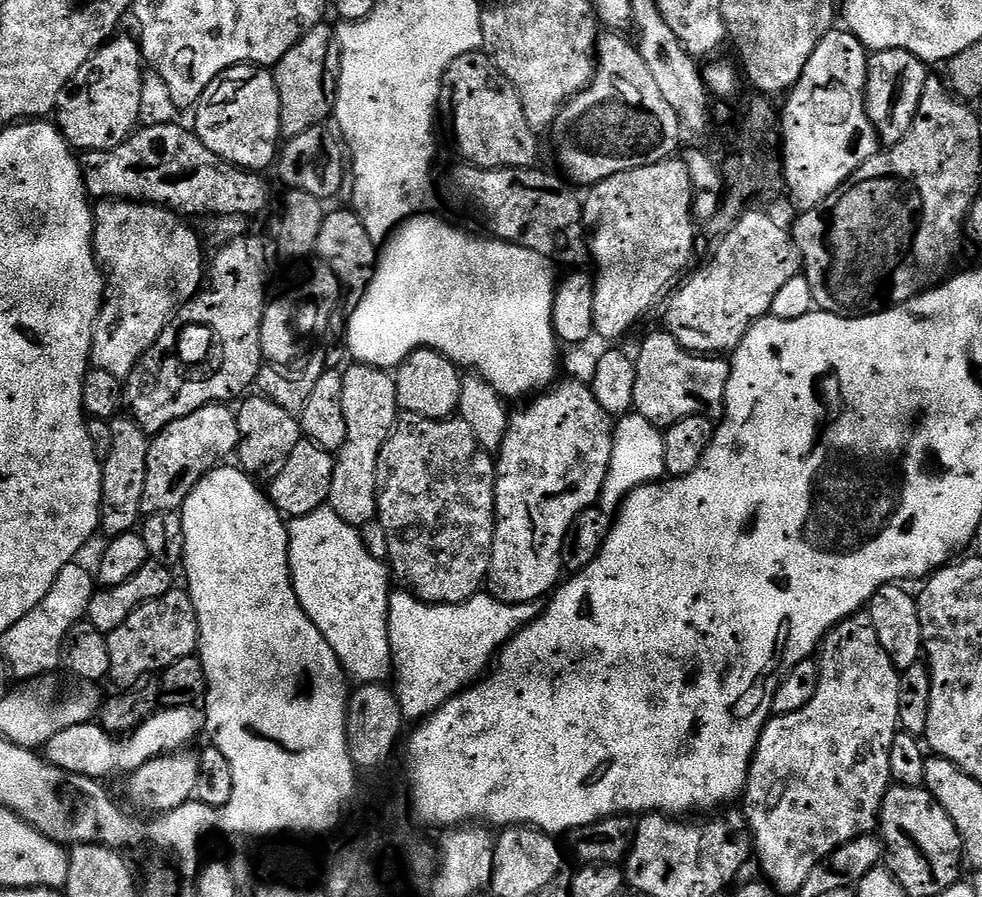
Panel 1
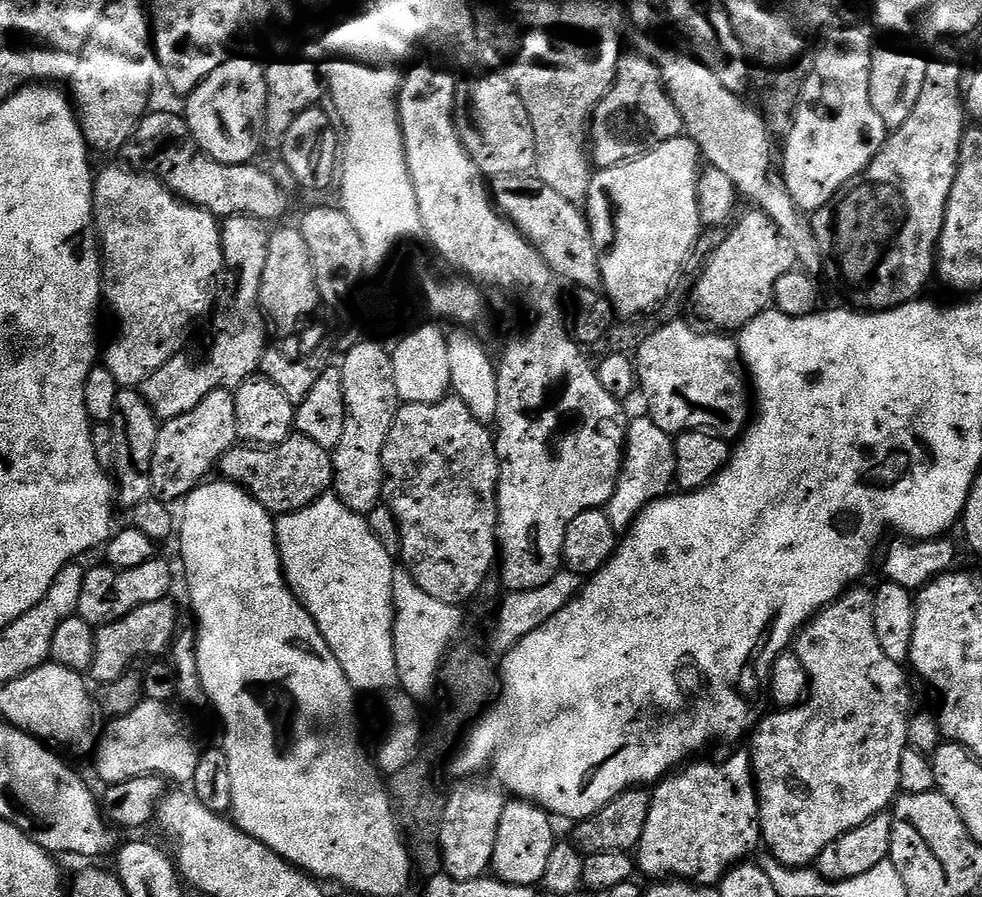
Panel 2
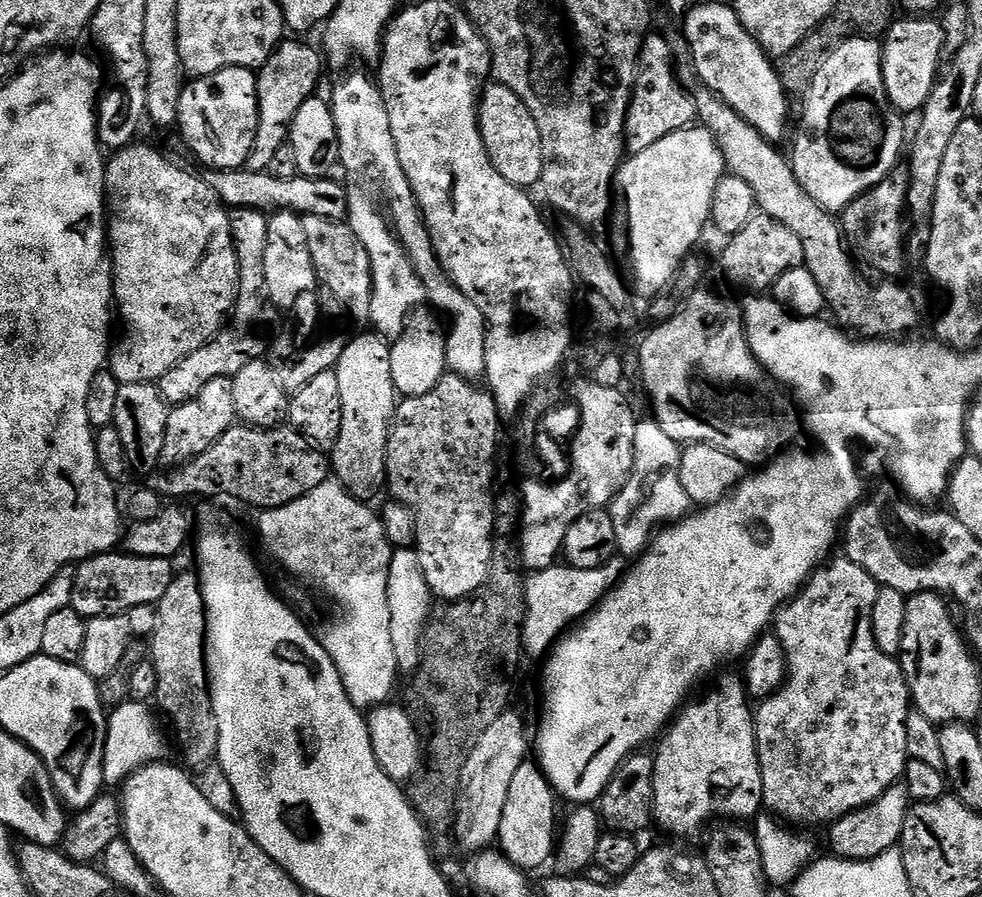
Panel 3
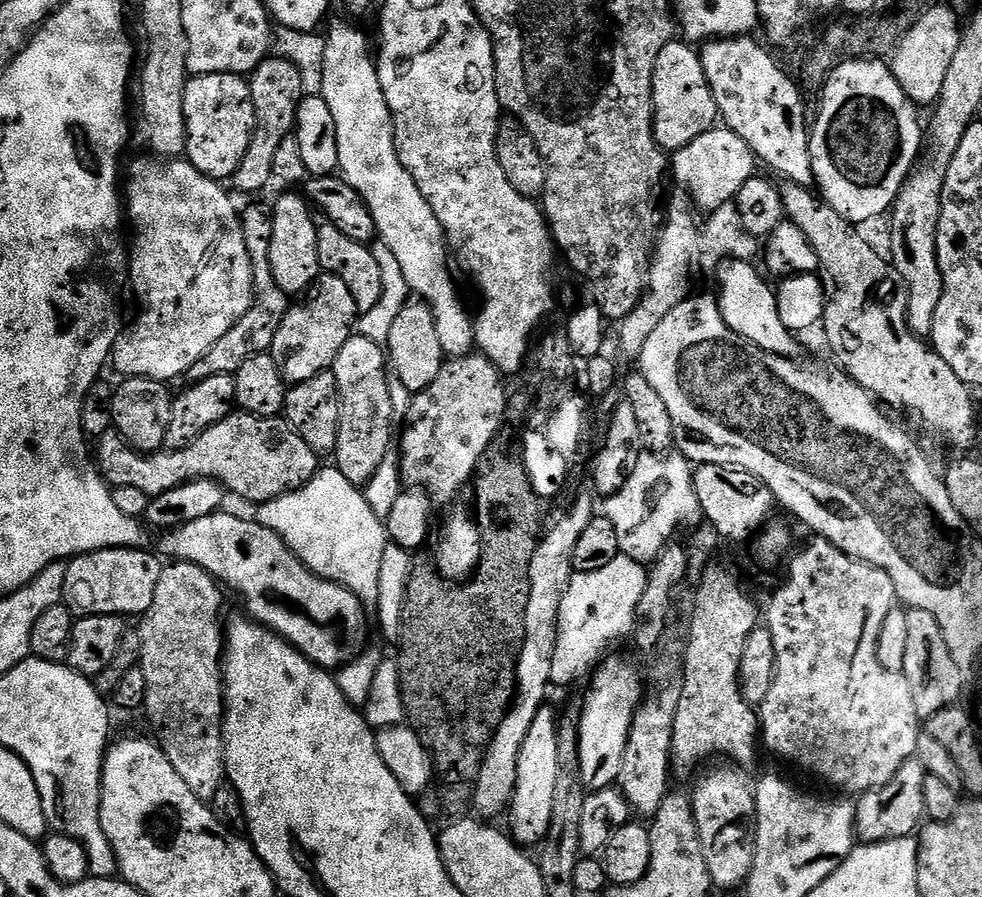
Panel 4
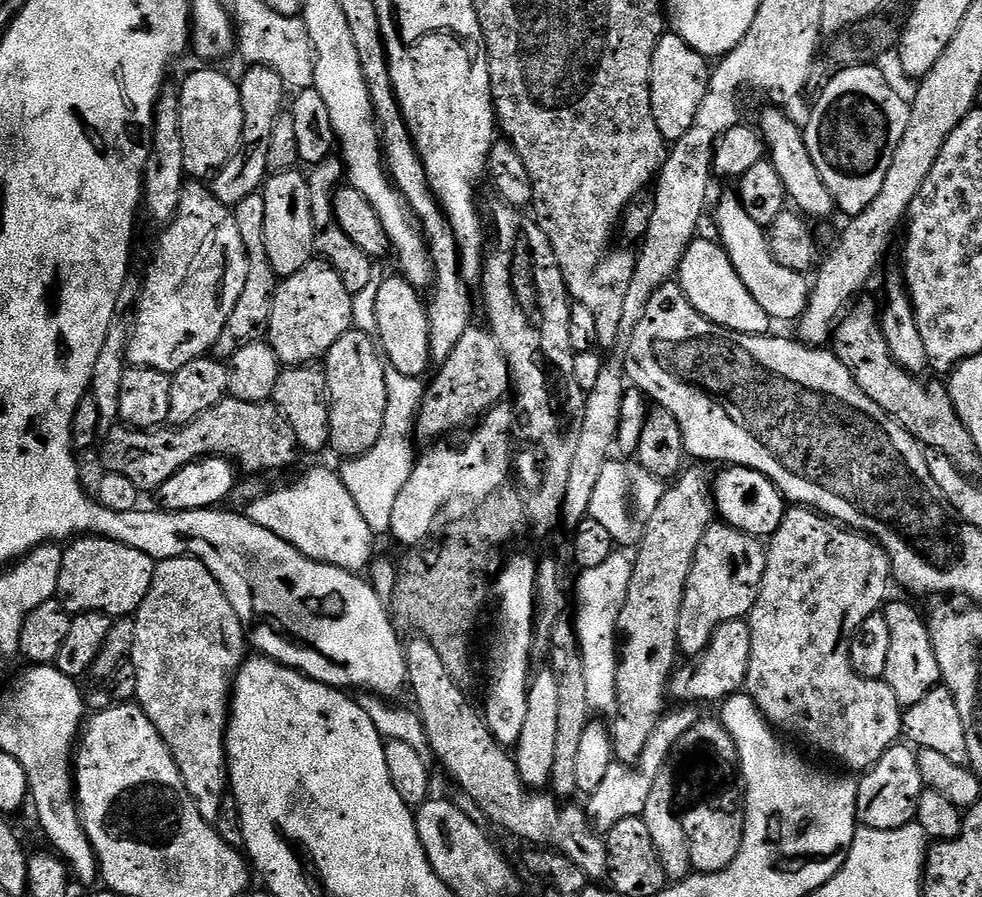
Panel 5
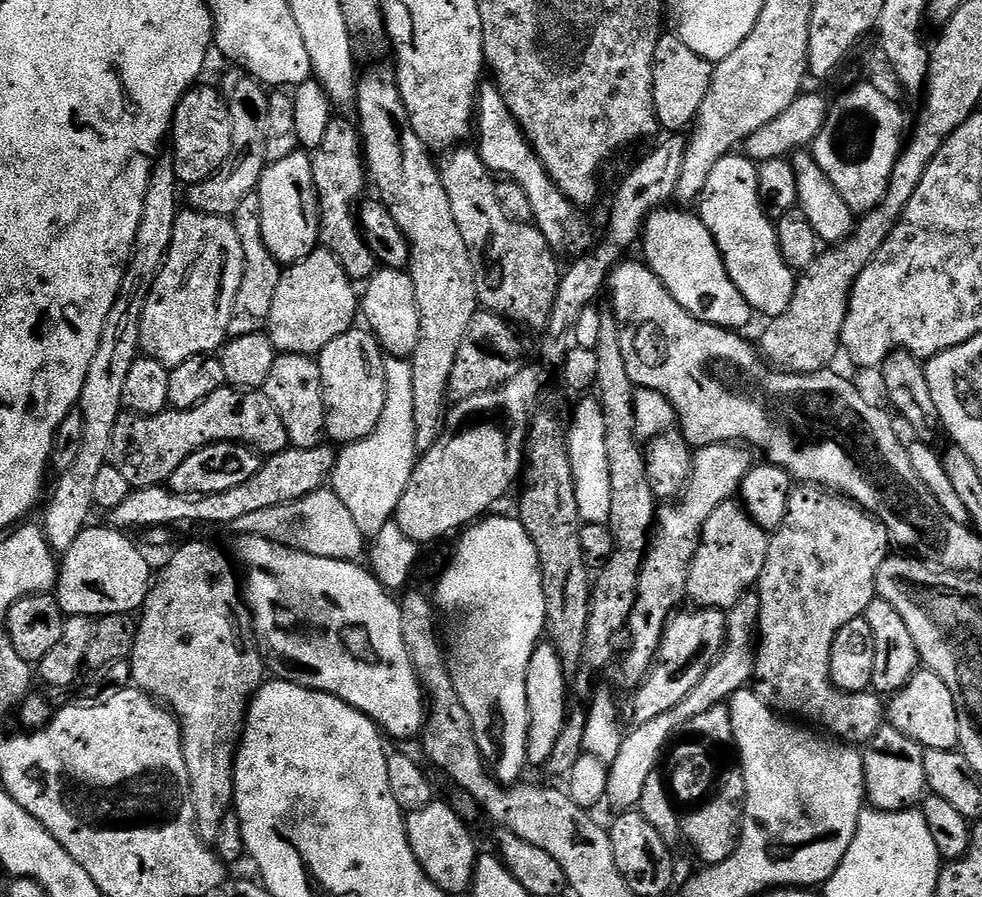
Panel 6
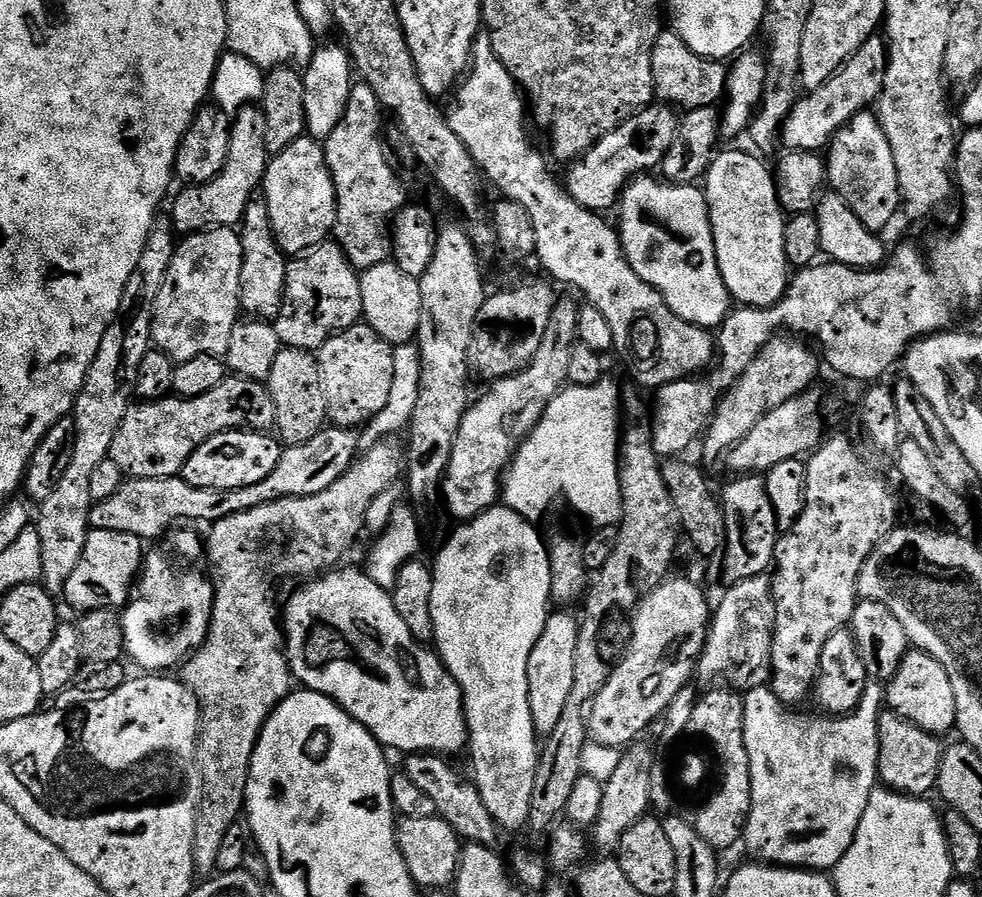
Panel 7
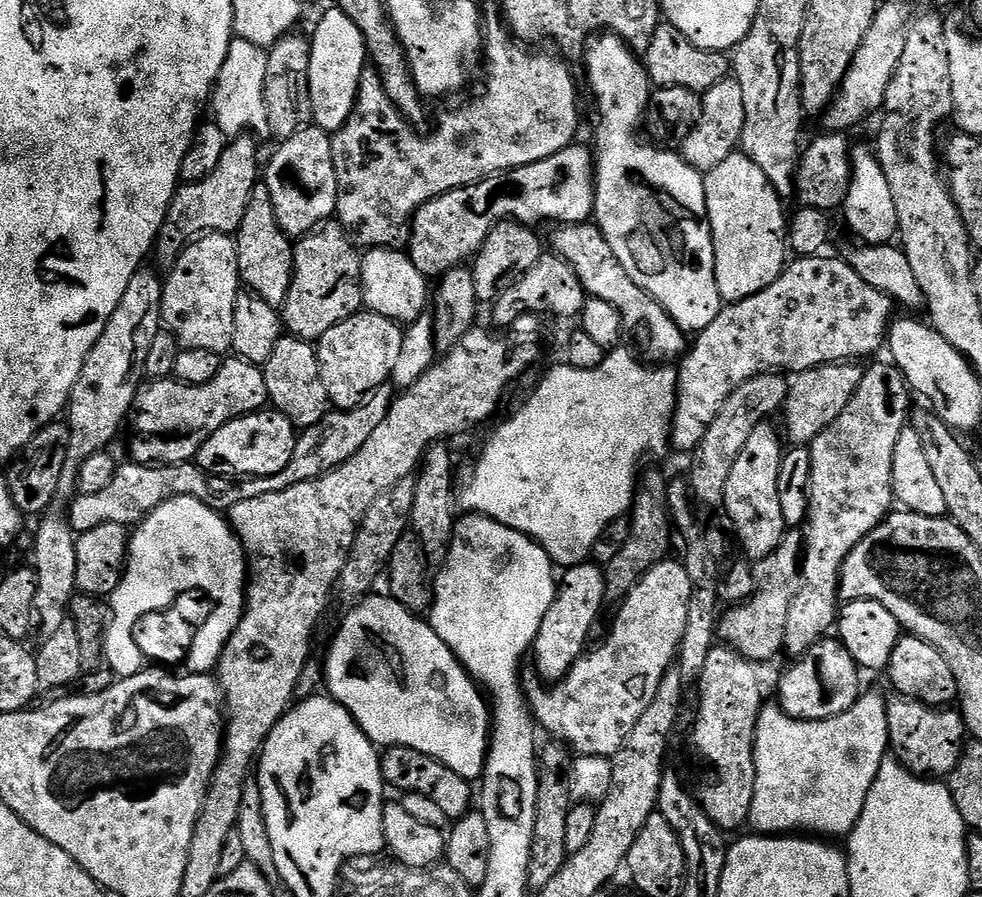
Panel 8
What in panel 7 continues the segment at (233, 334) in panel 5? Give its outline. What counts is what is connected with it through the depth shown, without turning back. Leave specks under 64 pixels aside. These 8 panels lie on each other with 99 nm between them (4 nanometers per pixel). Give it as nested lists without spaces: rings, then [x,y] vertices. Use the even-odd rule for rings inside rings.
[[[257,190],[246,206],[244,219],[238,225],[242,242],[242,278],[240,279],[240,307],[249,317],[275,321],[282,310],[286,274],[289,261],[274,238],[270,226],[270,210],[263,191]]]

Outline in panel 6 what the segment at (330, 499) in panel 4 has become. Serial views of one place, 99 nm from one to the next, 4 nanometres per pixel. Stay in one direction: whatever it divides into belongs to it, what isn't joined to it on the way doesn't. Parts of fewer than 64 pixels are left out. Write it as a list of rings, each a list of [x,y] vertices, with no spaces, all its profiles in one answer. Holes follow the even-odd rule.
[[[331,490],[311,492],[306,498],[294,504],[274,506],[270,510],[258,510],[255,514],[246,514],[246,518],[238,518],[234,526],[240,534],[265,536],[267,540],[275,540],[289,546],[299,545],[301,549],[318,558],[334,558],[335,560],[359,561],[366,552],[366,539],[357,523],[350,516],[349,510],[339,501]]]

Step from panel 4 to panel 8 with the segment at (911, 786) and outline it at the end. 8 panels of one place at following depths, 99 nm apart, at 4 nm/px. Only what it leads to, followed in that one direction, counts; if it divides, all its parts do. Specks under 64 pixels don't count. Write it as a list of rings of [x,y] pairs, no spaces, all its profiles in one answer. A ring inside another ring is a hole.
[[[896,696],[888,700],[888,709],[886,710],[886,722],[888,723],[888,747],[891,755],[894,757],[897,764],[901,767],[907,768],[913,776],[917,778],[948,778],[955,773],[956,769],[960,767],[962,757],[965,755],[966,749],[964,749],[964,736],[966,740],[966,729],[964,727],[964,718],[956,710],[935,710],[930,709],[922,704],[917,704],[915,700],[910,700],[900,696]]]

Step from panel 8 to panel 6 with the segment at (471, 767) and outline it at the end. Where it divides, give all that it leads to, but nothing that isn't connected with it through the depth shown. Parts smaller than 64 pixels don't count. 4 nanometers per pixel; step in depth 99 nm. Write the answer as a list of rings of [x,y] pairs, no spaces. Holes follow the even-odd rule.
[[[244,534],[239,539],[240,541],[236,544],[236,556],[234,552],[234,560],[237,565],[244,564],[244,572],[248,575],[248,584],[246,580],[246,608],[252,613],[252,626],[256,634],[256,642],[260,646],[267,667],[271,671],[273,668],[276,671],[273,673],[279,679],[289,680],[291,684],[300,684],[303,688],[315,688],[317,692],[325,692],[331,696],[337,696],[339,700],[345,700],[351,708],[357,708],[363,716],[372,719],[376,727],[383,730],[387,735],[389,732],[390,735],[397,736],[397,741],[403,742],[419,737],[424,731],[426,721],[426,695],[402,638],[402,614],[399,603],[396,600],[392,601],[393,593],[384,588],[367,567],[359,568],[361,566],[359,563],[350,560],[335,560],[334,558],[318,558],[299,547],[281,544],[275,540],[267,540],[265,536]]]

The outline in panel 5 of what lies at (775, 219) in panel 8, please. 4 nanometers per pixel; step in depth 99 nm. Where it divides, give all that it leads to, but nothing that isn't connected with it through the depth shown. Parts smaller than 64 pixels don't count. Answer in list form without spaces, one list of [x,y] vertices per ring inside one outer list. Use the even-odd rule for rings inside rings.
[[[739,195],[721,198],[720,205],[716,208],[716,224],[720,227],[719,243],[730,258],[734,270],[738,270],[738,278],[742,278],[746,290],[754,294],[754,302],[758,302],[758,306],[762,306],[762,310],[766,310],[773,321],[799,321],[804,307],[808,305],[809,277],[803,272],[786,270],[786,266],[779,264],[769,233],[764,226],[750,218]]]

